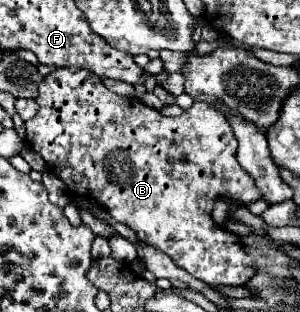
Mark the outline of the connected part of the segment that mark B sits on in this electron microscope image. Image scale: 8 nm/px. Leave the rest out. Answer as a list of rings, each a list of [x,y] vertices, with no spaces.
[[[55,68],[51,74],[47,74],[43,78],[43,82],[39,84],[39,96],[35,98],[39,104],[39,112],[37,116],[27,122],[27,144],[53,168],[53,172],[65,182],[65,186],[73,192],[73,194],[81,194],[81,196],[93,196],[101,206],[105,206],[109,210],[109,214],[121,222],[127,224],[141,242],[145,244],[153,244],[155,248],[159,248],[161,252],[165,252],[179,268],[185,268],[185,272],[189,272],[193,278],[203,280],[205,284],[223,284],[223,286],[239,286],[245,280],[249,280],[253,276],[253,268],[251,268],[251,258],[245,254],[243,250],[243,242],[239,240],[239,236],[223,230],[221,226],[217,226],[211,218],[211,210],[215,206],[215,202],[219,198],[231,198],[235,202],[255,202],[261,198],[261,192],[257,192],[257,184],[253,184],[253,178],[241,168],[241,164],[237,164],[237,140],[233,136],[233,130],[229,128],[229,122],[225,120],[225,116],[215,110],[211,104],[207,102],[195,102],[189,110],[185,110],[181,116],[175,118],[167,118],[163,116],[159,110],[145,106],[141,100],[137,98],[125,98],[119,94],[113,94],[111,90],[107,90],[101,82],[99,76],[93,76],[93,72],[85,72],[83,68]]]

